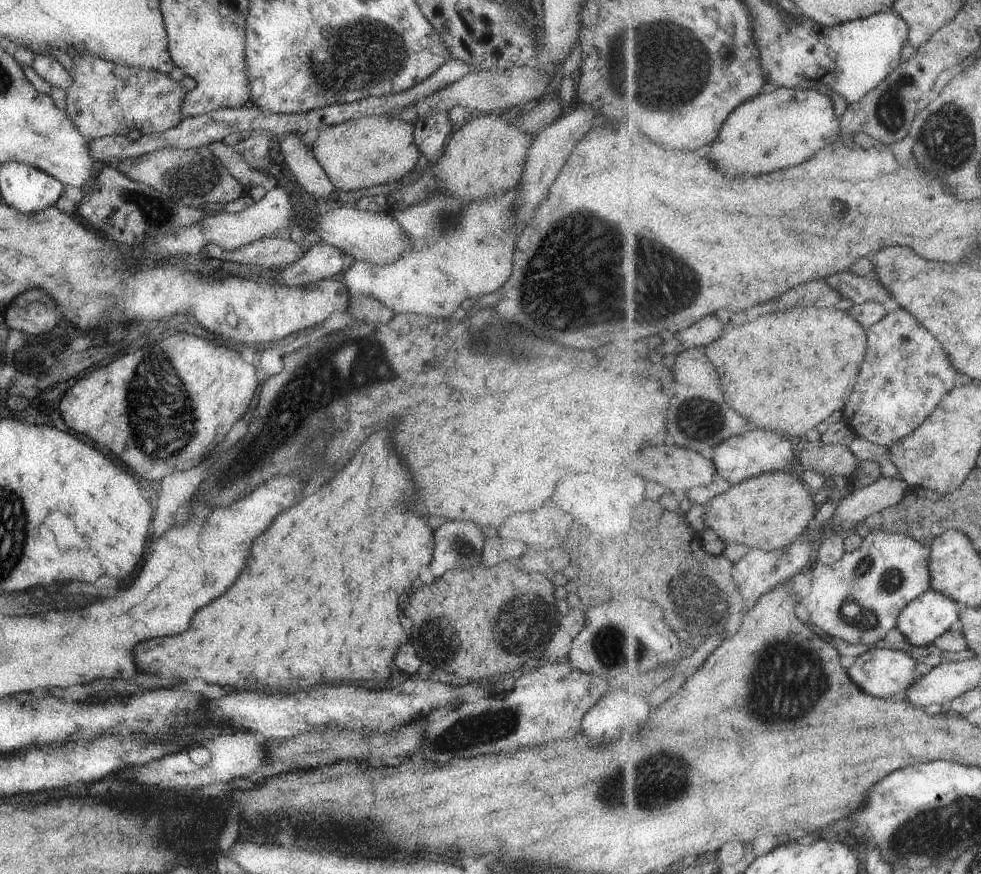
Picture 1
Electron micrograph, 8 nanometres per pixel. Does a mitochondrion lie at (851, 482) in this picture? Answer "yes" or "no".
no

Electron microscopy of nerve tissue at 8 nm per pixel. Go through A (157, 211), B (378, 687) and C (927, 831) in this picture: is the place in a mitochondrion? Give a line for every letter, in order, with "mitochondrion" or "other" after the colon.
A: mitochondrion
B: other
C: mitochondrion

